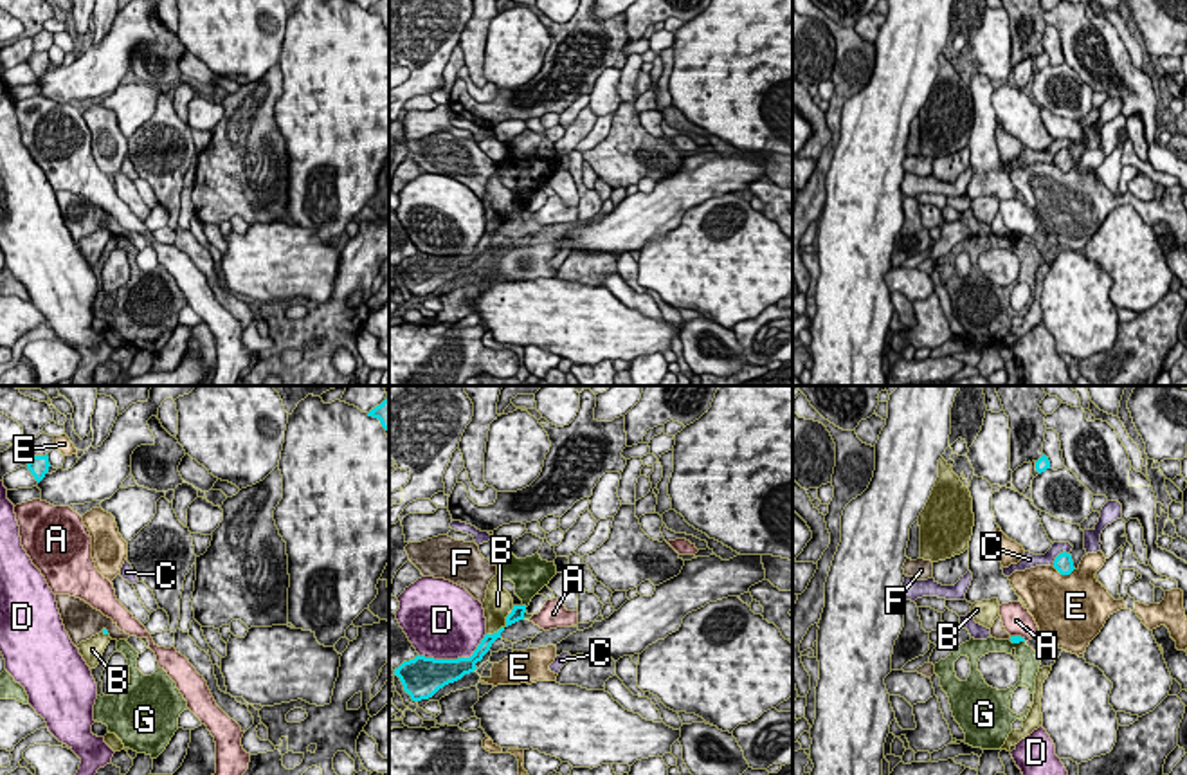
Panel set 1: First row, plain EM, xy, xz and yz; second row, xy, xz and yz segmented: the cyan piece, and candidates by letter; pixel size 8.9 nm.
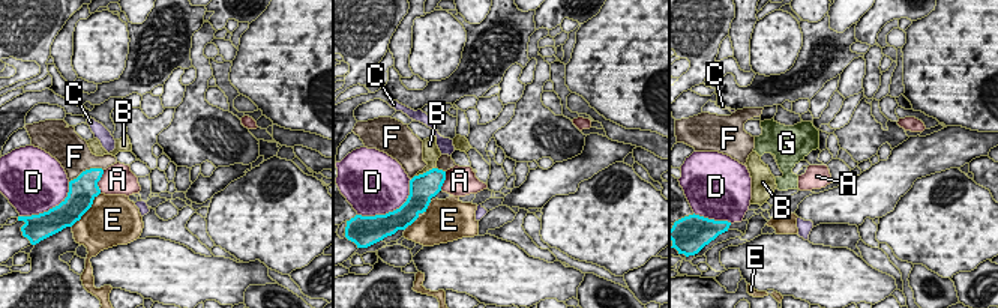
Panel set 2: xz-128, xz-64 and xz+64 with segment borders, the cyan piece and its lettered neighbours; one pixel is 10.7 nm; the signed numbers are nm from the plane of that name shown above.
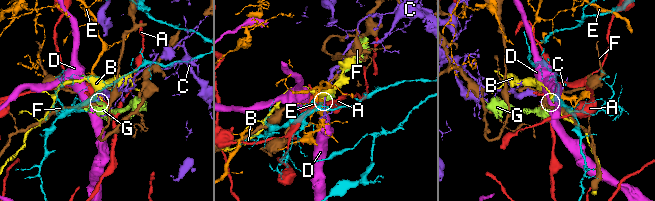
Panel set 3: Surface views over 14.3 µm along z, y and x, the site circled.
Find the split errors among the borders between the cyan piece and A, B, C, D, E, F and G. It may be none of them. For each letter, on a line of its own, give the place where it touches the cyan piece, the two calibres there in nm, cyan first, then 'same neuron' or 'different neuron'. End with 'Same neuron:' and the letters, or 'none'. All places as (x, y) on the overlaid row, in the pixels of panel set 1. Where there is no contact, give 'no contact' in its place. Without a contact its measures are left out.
A: contact yz (1018, 637); calibres 60 and 260 nm; different neuron
B: contact xz (507, 624); calibres 130 and 260 nm; different neuron
C: contact yz (1058, 556); calibres 170 and 130 nm; different neuron
D: contact xz (454, 660); calibres 300 and 480 nm; different neuron
E: contact yz (1063, 574); calibres 170 and 480 nm; different neuron
F: contact xy (105, 629); calibres 50 and 320 nm; different neuron
G: contact yz (1016, 642); calibres 60 and 200 nm; different neuron
Same neuron: none

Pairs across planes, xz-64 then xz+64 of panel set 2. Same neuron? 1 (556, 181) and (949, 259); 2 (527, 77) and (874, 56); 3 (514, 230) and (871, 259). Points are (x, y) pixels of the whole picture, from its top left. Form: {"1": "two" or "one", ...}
{"1": "two", "2": "one", "3": "one"}

